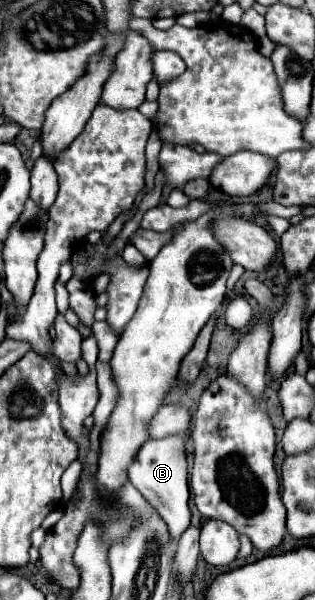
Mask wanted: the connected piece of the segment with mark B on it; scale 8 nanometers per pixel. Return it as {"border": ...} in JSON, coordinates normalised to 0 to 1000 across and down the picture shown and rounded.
{"border":[[[540,725],[521,732],[470,732],[438,752],[425,772],[406,782],[413,805],[502,848],[514,865],[527,868],[540,892],[552,902],[571,898],[584,882],[603,875],[603,848],[597,848],[597,785],[584,765],[584,732],[565,725]]]}

